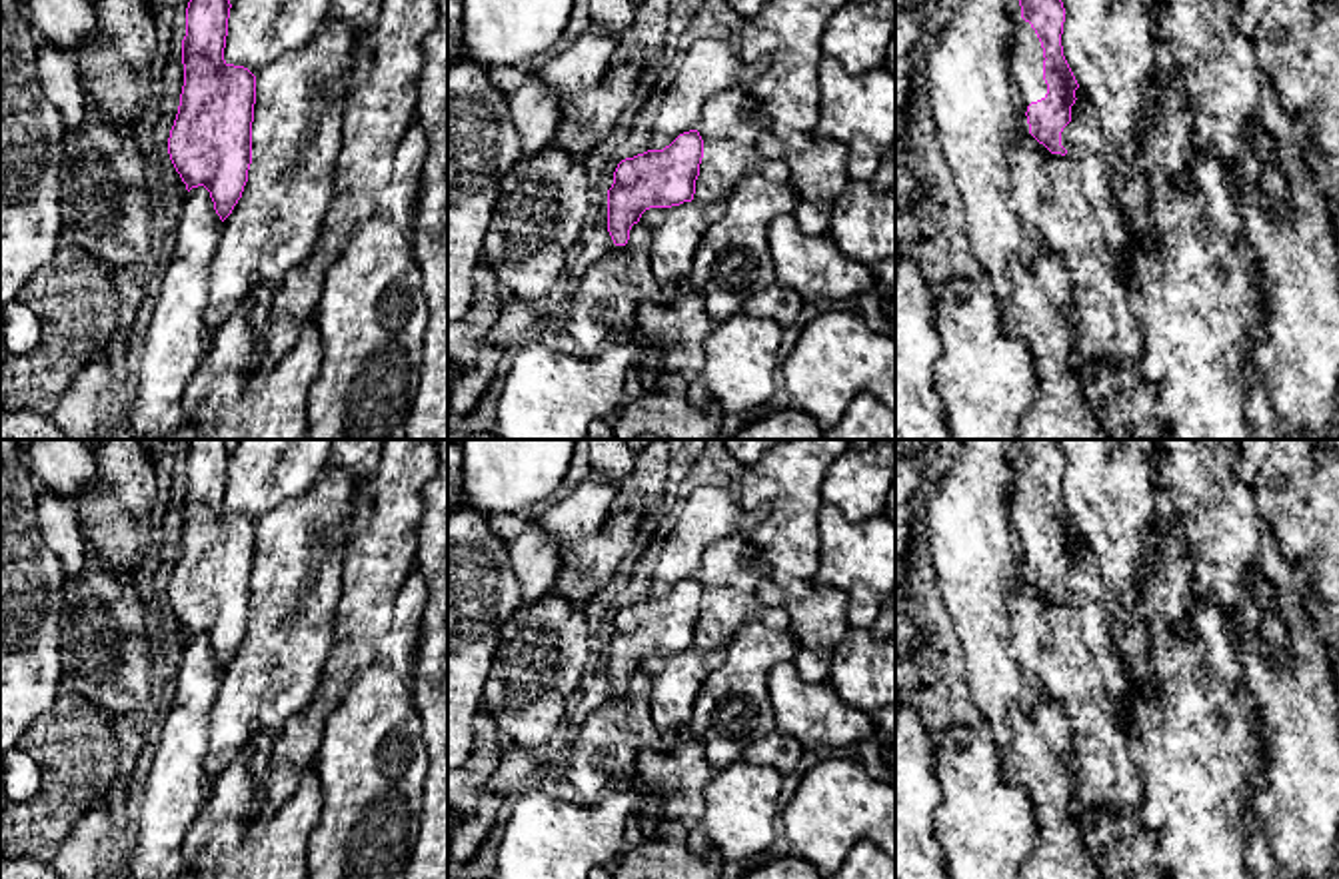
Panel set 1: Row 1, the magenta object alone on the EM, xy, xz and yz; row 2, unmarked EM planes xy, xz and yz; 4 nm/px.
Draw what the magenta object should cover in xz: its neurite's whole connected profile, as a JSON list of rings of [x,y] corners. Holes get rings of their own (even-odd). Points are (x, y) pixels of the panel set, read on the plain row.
[[[689,577],[664,597],[622,607],[608,637],[608,679],[614,691],[628,691],[632,673],[646,657],[691,649],[701,605],[703,587],[697,577]]]

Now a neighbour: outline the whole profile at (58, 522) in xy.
[[[40,489],[36,501],[38,529],[60,559],[66,575],[78,575],[88,563],[88,549],[80,529],[76,501]]]

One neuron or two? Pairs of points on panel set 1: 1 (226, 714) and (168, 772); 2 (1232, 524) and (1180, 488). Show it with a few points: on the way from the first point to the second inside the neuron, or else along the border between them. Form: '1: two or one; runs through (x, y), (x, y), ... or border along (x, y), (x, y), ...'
1: two; border along (218, 698), (208, 718), (208, 768), (214, 776)
2: one; runs through (1220, 518), (1192, 490)

